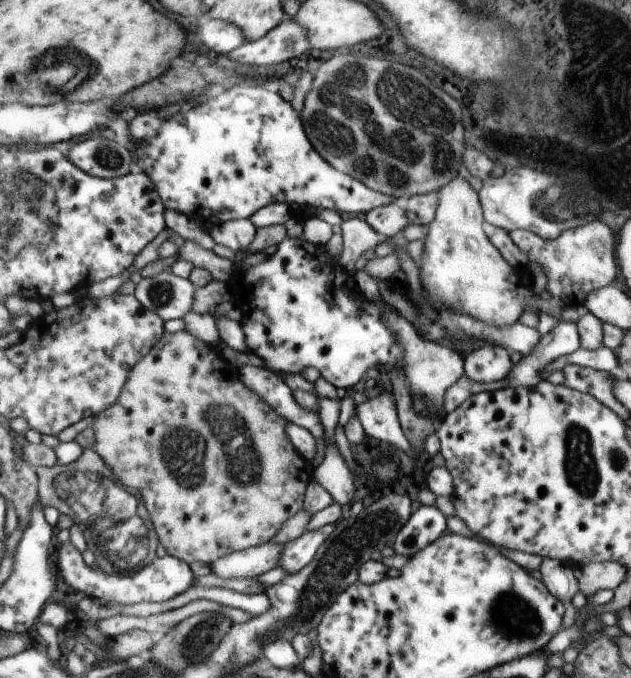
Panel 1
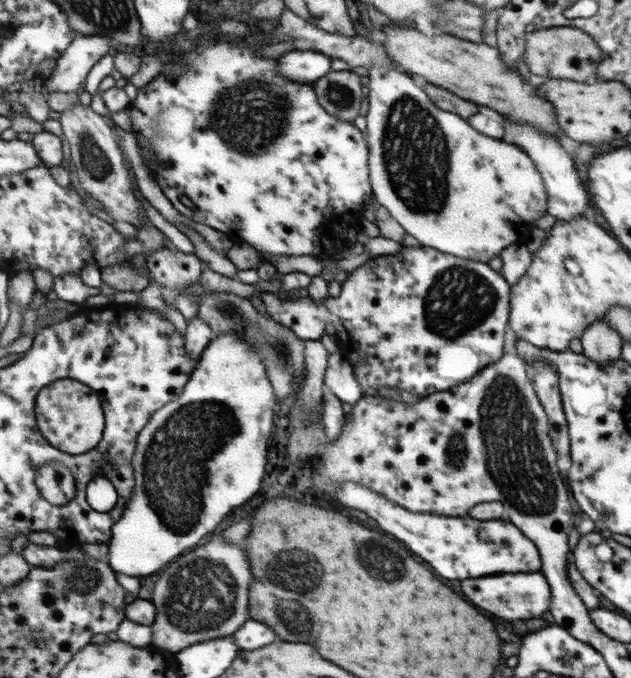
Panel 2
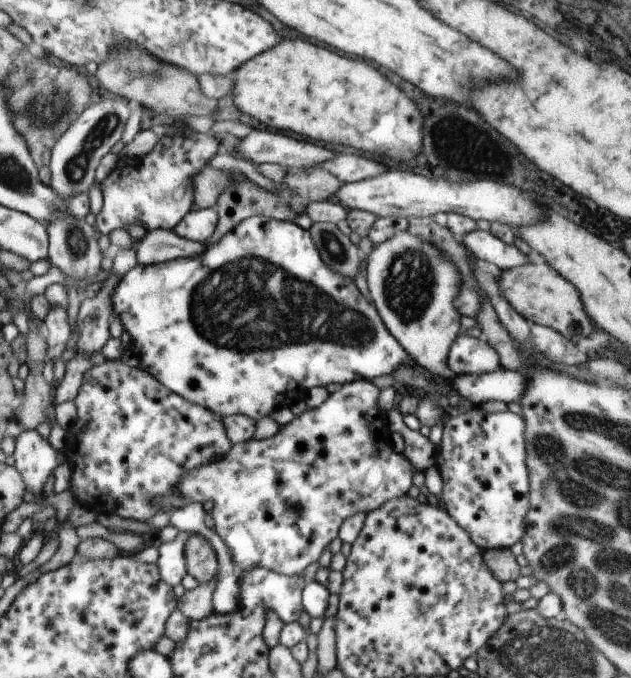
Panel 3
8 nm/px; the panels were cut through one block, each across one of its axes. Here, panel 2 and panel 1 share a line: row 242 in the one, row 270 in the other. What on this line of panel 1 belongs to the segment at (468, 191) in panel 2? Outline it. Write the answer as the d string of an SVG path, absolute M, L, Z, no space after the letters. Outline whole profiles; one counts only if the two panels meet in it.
M458 176L441 187L437 192L438 205L433 220L427 225L425 240L425 252L418 267L421 289L425 289L428 297L443 304L450 311L465 313L474 319L498 327L509 326L517 322L519 315L524 311L530 311L527 302L530 298L548 300L551 296L544 290L539 294L533 294L528 288L517 284L516 272L512 266L500 255L497 248L491 243L491 239L483 233L483 206L477 200L477 192Z

